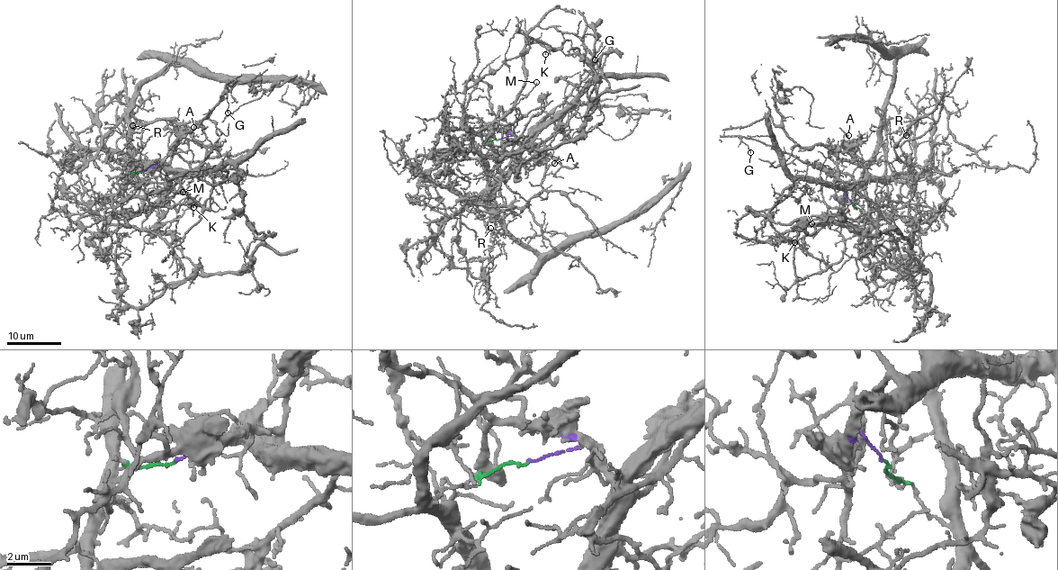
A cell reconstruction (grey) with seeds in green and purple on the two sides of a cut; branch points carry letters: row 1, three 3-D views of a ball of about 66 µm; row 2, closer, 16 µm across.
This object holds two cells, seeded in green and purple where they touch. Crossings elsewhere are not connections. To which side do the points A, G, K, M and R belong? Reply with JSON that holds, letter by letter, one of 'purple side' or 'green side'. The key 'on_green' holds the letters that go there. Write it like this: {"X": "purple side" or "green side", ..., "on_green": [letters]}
{"A": "purple side", "G": "purple side", "K": "green side", "M": "green side", "R": "green side", "on_green": ["K", "M", "R"]}

